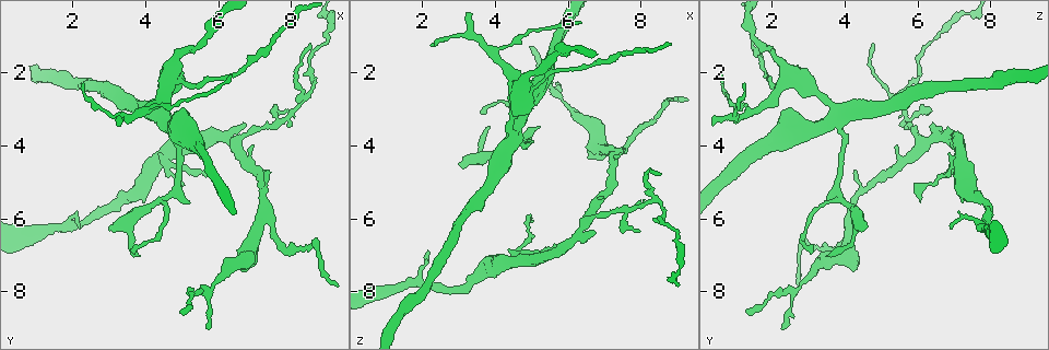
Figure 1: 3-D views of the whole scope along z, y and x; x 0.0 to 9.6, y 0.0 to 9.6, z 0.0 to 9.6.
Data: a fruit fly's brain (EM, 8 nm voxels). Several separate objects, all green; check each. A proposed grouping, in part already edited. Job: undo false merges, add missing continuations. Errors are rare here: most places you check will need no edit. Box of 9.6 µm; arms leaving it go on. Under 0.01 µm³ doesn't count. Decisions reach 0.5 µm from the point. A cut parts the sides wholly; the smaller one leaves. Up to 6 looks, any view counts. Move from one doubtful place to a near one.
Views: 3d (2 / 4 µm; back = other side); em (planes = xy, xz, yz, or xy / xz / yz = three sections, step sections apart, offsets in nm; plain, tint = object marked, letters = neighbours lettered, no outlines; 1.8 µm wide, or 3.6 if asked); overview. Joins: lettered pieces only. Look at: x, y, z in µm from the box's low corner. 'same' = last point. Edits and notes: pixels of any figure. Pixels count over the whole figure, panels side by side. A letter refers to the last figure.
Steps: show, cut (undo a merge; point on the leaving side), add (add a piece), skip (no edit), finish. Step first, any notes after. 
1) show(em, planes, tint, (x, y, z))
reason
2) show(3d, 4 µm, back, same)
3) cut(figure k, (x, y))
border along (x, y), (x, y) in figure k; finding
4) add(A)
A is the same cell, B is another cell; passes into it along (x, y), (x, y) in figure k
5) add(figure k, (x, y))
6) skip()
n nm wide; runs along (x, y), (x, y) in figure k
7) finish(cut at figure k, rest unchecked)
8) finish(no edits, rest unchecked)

show(em, planes, letters, (6.45, 3.95, 6.05))
sharp bend

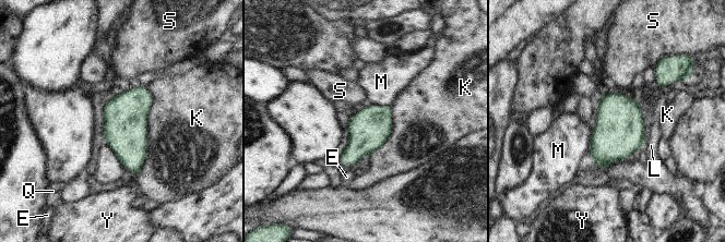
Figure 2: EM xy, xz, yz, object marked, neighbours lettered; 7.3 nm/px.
skip()
E, K, L, M, Q, S and Y are other cells; border along (593, 130), (587, 152) in figure 2; one neuron here

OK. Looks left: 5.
show(em, yz, step 8, tint, (4.45, 3.00, 3.80))
four-way junction

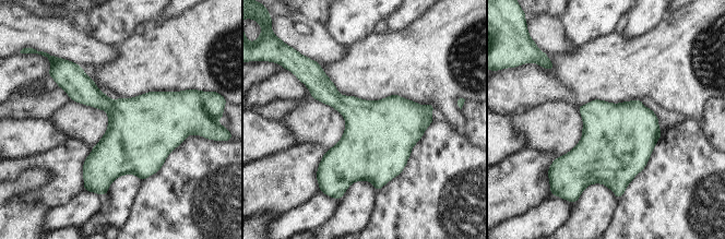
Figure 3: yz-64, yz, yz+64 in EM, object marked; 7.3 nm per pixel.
show(em, planes, letters, same)

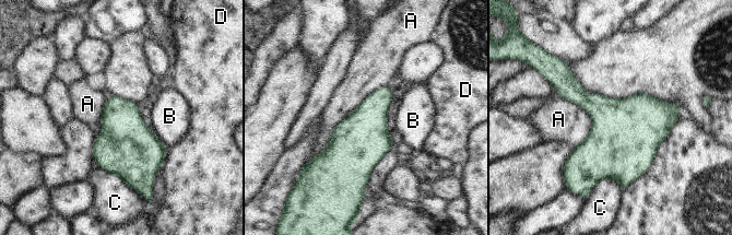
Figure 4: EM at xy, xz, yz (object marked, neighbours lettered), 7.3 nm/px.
skip()
A, B, C and D are other cells; border along (557, 94), (591, 119), (575, 148) in figure 4; all the same neuron

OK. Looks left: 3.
show(3d, 4 µm, (5.20, 5.65, 3.45))
free end

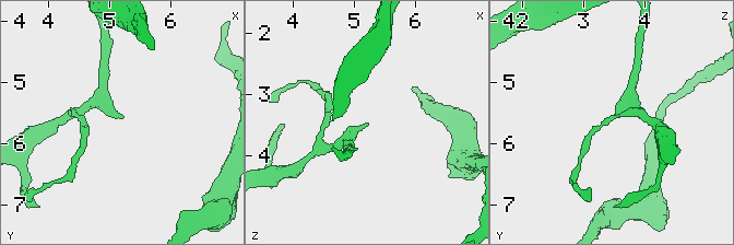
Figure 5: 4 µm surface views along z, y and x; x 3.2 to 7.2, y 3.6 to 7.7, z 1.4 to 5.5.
show(em, 3.6 µm, xy, step 8, tint, (5.20, 5.55, 3.50))
need the tissue

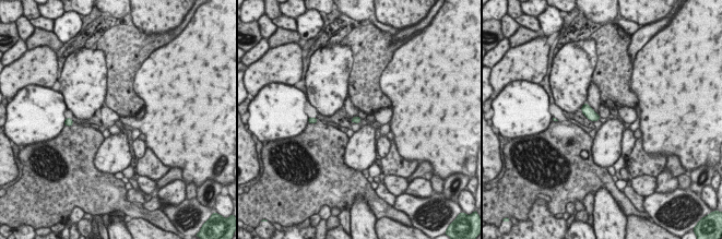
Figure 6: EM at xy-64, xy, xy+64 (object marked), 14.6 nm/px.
show(em, 3.6 µm, planes, letters, same)

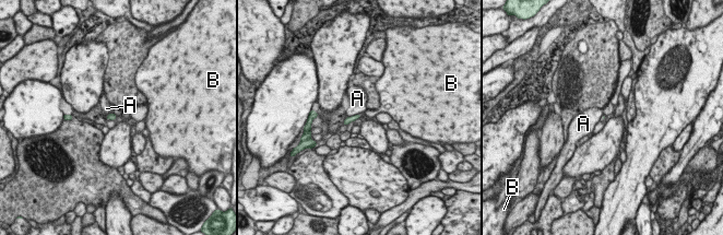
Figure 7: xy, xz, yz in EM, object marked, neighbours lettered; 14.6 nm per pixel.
skip()
A and B are other cells; border along (360, 114), (347, 117) in figure 7; none of them fits

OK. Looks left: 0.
finish(no edits, rest unchecked)

